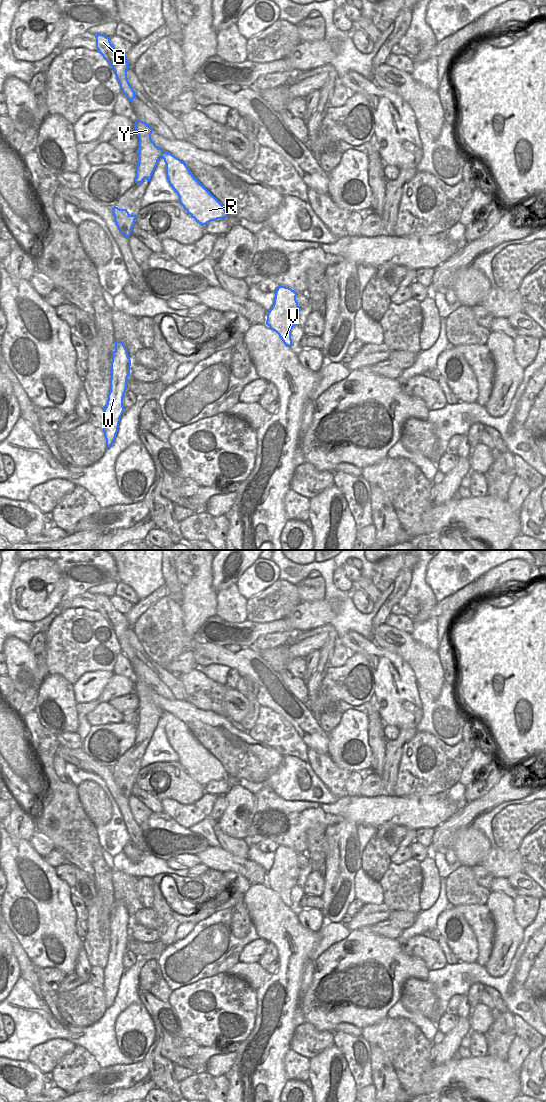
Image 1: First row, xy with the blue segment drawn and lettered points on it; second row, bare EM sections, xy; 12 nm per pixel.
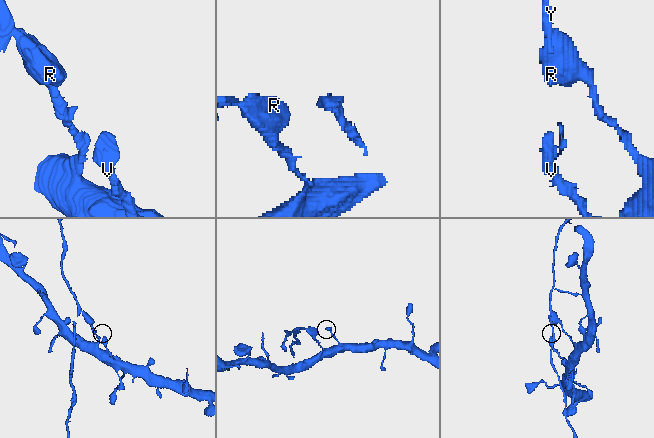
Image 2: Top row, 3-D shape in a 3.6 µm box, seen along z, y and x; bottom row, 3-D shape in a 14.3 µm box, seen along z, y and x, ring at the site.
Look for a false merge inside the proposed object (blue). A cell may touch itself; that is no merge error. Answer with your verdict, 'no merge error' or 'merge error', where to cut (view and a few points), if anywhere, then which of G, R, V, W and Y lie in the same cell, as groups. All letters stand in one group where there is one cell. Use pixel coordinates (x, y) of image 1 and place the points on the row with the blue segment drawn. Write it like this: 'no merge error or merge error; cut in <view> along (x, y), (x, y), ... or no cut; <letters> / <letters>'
merge error; cut in xy along (163, 151), (160, 156); G W Y / R V

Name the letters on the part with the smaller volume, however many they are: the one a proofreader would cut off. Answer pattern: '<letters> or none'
G, W, Y

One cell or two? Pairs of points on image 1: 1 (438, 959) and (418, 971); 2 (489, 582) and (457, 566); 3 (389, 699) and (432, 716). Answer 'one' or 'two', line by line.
1: two
2: two
3: two

